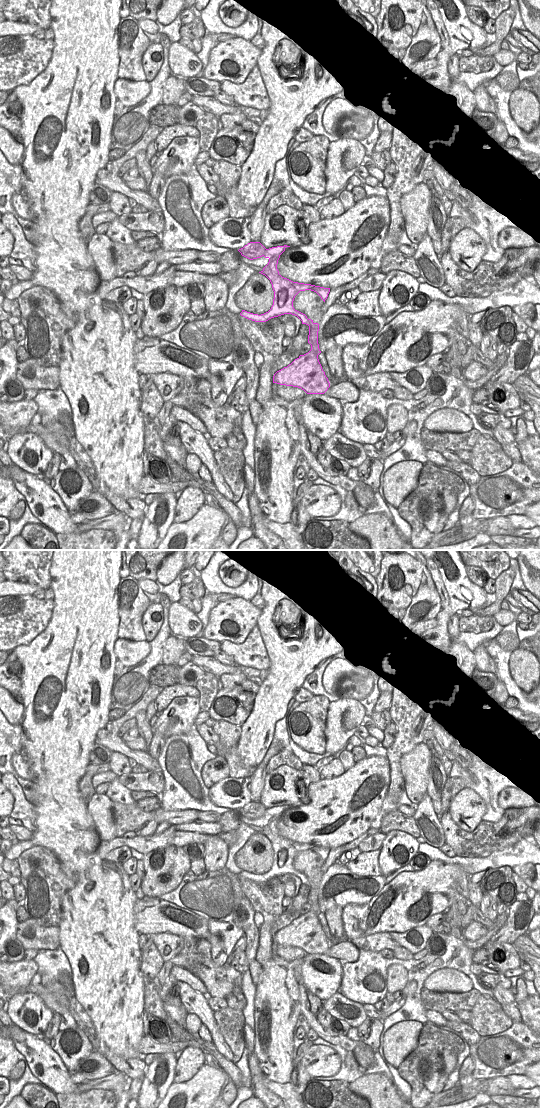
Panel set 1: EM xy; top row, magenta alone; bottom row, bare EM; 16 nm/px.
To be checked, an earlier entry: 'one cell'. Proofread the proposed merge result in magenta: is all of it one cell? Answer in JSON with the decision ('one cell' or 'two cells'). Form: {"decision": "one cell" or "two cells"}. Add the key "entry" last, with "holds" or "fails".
{"decision": "two cells", "entry": "fails"}

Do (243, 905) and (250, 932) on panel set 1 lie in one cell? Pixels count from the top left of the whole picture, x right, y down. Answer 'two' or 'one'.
one

